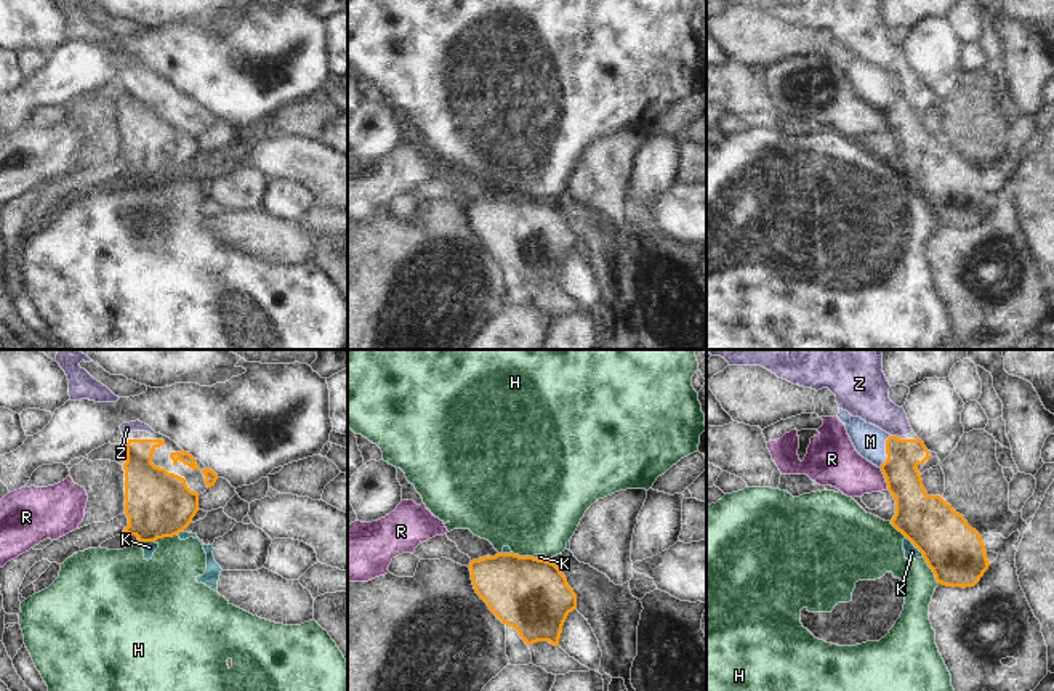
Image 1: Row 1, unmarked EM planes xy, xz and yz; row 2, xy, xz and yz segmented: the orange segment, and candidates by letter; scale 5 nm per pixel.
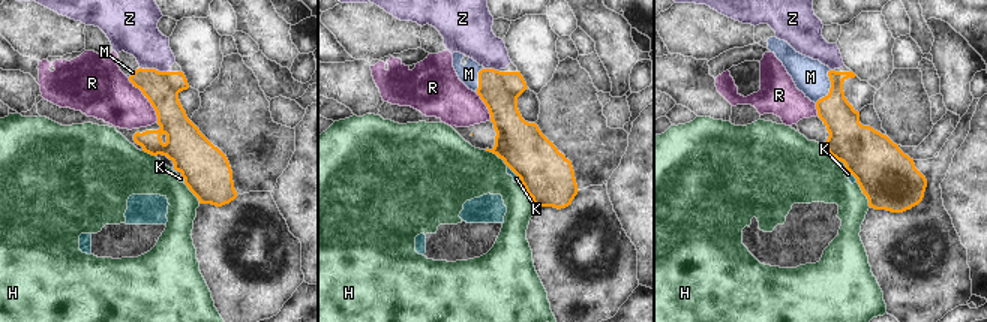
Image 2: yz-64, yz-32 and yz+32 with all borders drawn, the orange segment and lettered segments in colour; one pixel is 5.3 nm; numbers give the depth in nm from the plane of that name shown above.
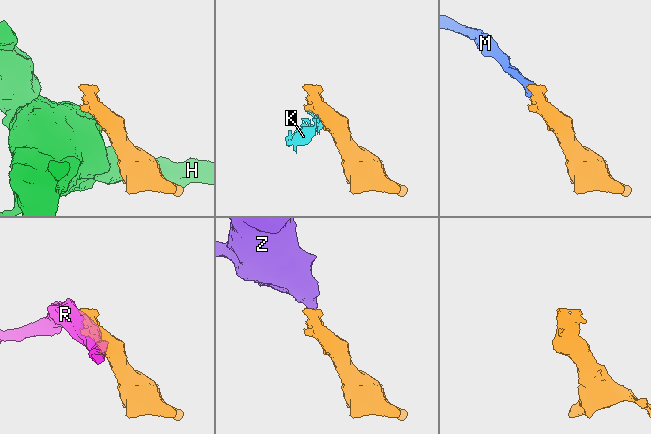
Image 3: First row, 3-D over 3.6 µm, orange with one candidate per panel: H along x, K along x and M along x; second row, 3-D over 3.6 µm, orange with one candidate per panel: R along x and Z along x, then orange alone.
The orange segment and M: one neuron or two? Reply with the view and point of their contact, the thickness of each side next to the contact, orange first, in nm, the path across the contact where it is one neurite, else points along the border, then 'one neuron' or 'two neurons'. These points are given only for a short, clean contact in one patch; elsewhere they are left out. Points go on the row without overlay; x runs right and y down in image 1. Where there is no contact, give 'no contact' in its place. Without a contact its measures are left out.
yz (886, 92) | 180/160 nm | across yz (904, 122), (899, 105), (886, 92), (870, 82) | one neuron

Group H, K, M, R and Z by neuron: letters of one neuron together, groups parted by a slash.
H K / M / R / Z

